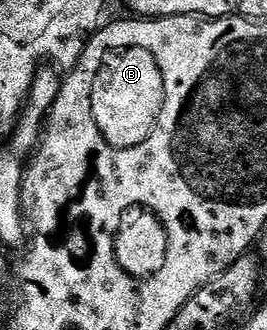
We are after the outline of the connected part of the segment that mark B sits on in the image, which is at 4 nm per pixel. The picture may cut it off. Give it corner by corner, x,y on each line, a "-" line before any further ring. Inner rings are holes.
123,45
106,50
105,56
98,60
93,71
92,92
88,96
88,112
96,132
101,134
101,139
112,152
129,151
134,146
149,143
151,133
143,133
143,121
148,127
158,125
161,114
165,111
165,104
165,79
161,79
161,67
157,67
157,59
149,51
136,45

